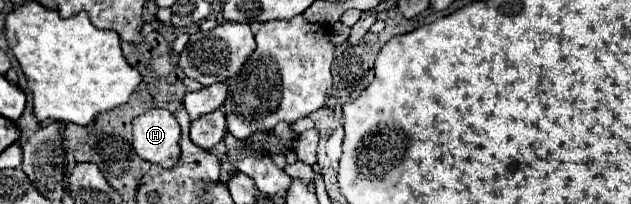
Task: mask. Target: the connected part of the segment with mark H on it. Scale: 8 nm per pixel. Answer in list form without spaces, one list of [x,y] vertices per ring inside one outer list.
[[[153,108],[133,120],[133,148],[153,164],[173,168],[179,162],[181,128],[169,110]]]

